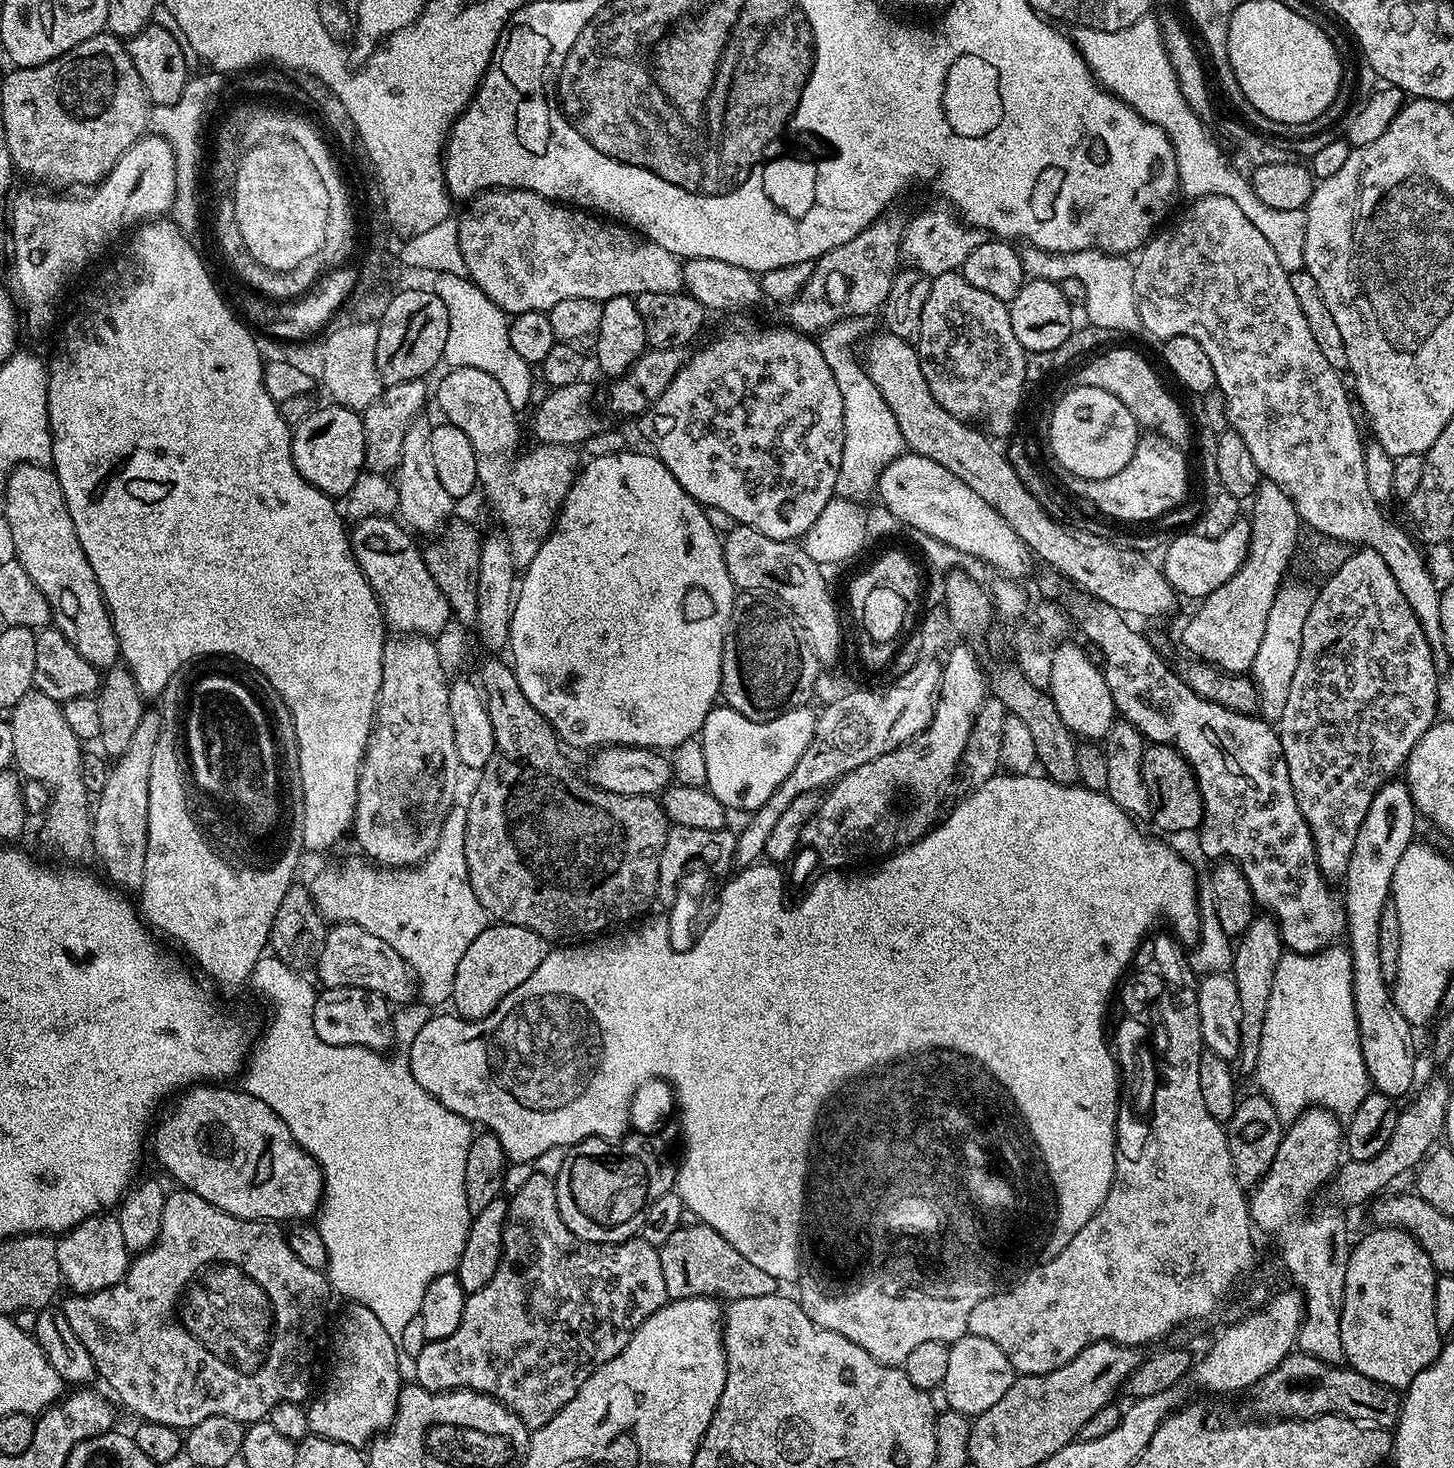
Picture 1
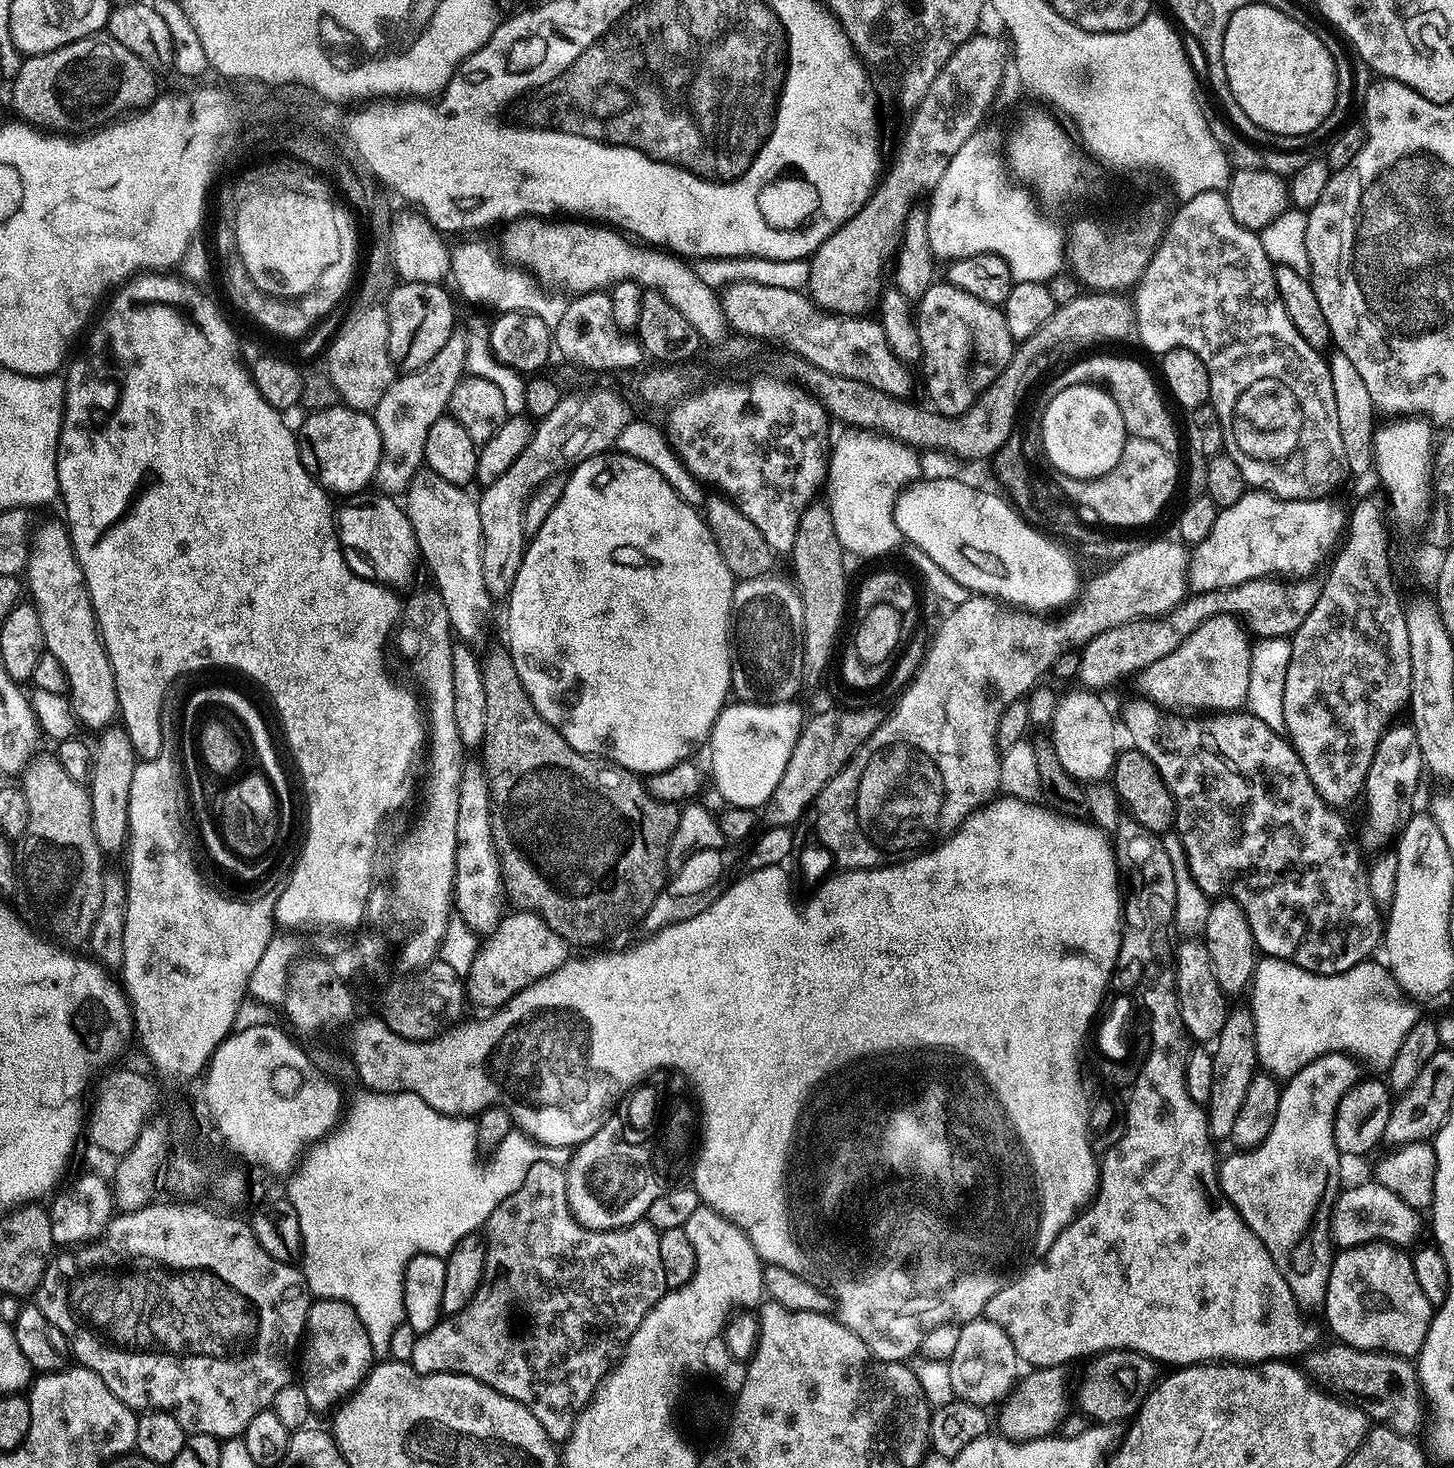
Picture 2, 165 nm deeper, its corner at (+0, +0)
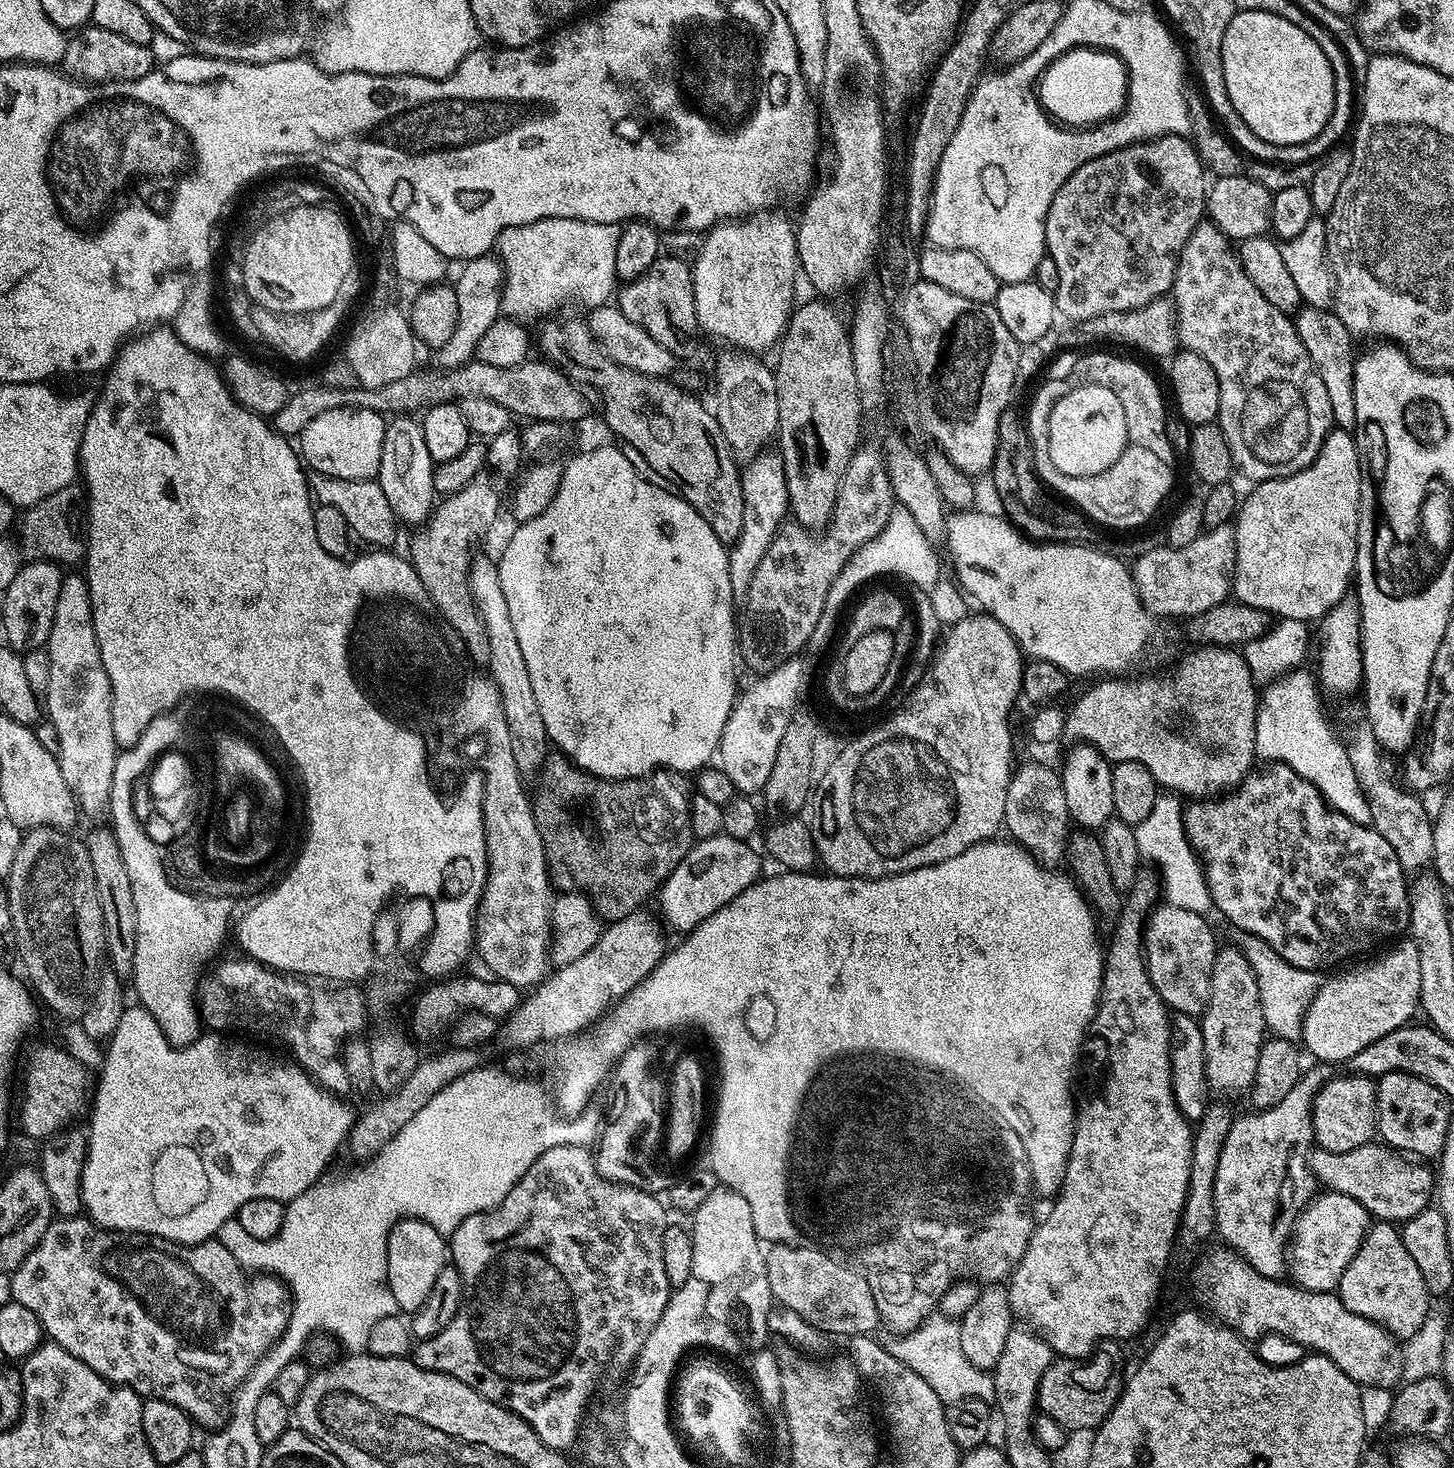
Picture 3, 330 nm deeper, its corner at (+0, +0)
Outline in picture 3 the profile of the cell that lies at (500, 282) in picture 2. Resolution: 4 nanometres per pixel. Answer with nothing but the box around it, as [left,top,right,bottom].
[495,219,620,320]

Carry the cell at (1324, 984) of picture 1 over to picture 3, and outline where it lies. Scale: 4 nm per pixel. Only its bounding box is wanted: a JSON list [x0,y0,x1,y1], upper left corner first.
[1246,942,1322,1042]

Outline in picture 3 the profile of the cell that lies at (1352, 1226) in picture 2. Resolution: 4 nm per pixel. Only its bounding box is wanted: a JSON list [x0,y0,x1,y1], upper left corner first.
[1286,1191,1370,1292]

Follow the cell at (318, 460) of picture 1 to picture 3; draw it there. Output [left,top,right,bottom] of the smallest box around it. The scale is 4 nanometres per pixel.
[298,409,385,480]

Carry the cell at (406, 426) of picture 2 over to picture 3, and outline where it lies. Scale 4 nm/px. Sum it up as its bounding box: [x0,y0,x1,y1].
[438,254,504,370]

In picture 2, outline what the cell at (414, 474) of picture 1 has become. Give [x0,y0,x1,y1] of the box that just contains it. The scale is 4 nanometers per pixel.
[406,470,493,646]

